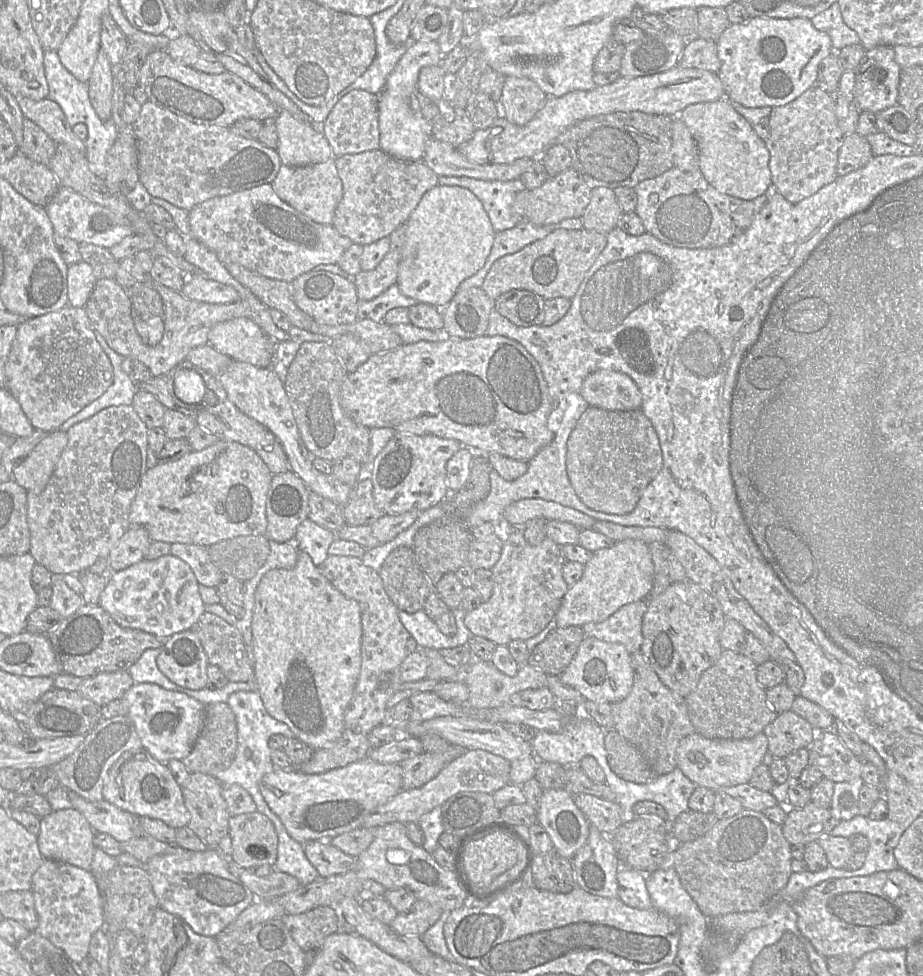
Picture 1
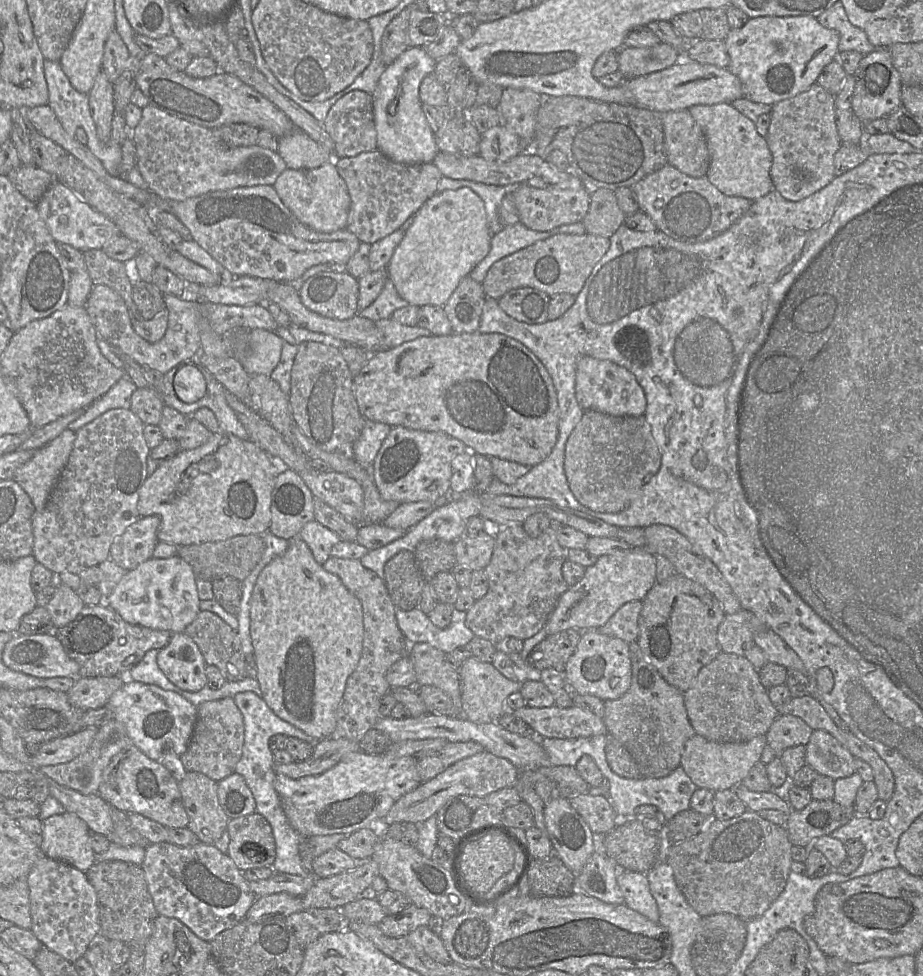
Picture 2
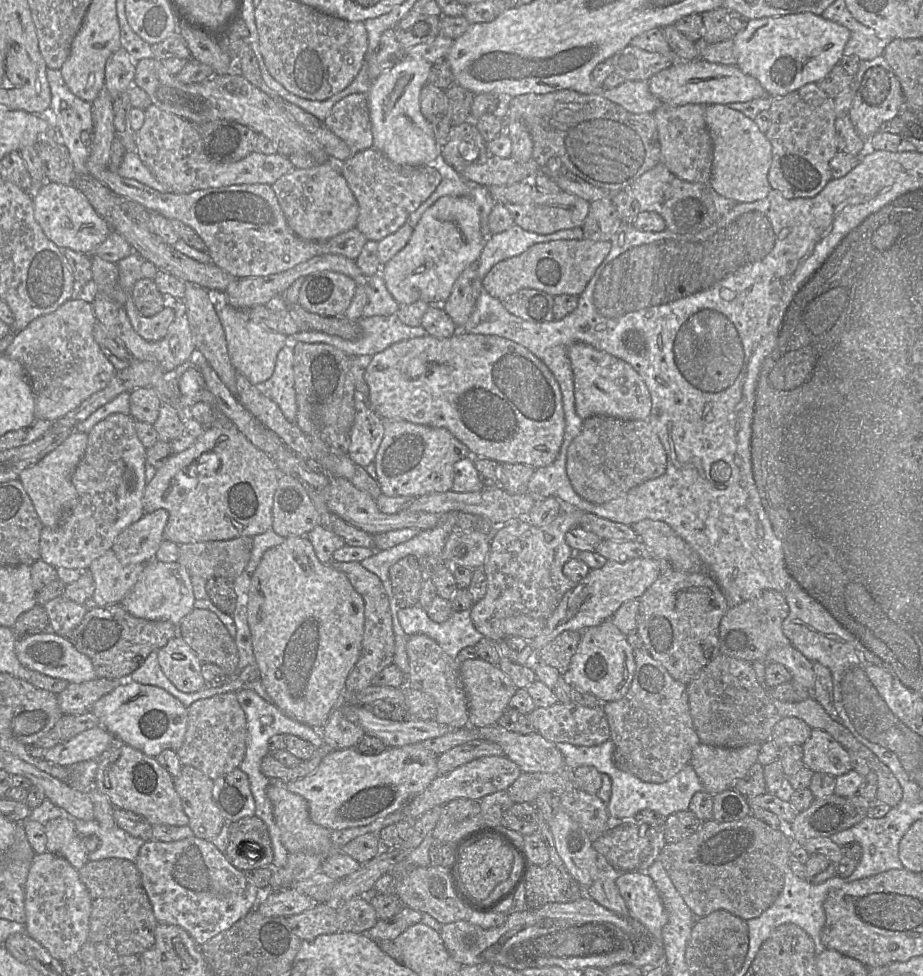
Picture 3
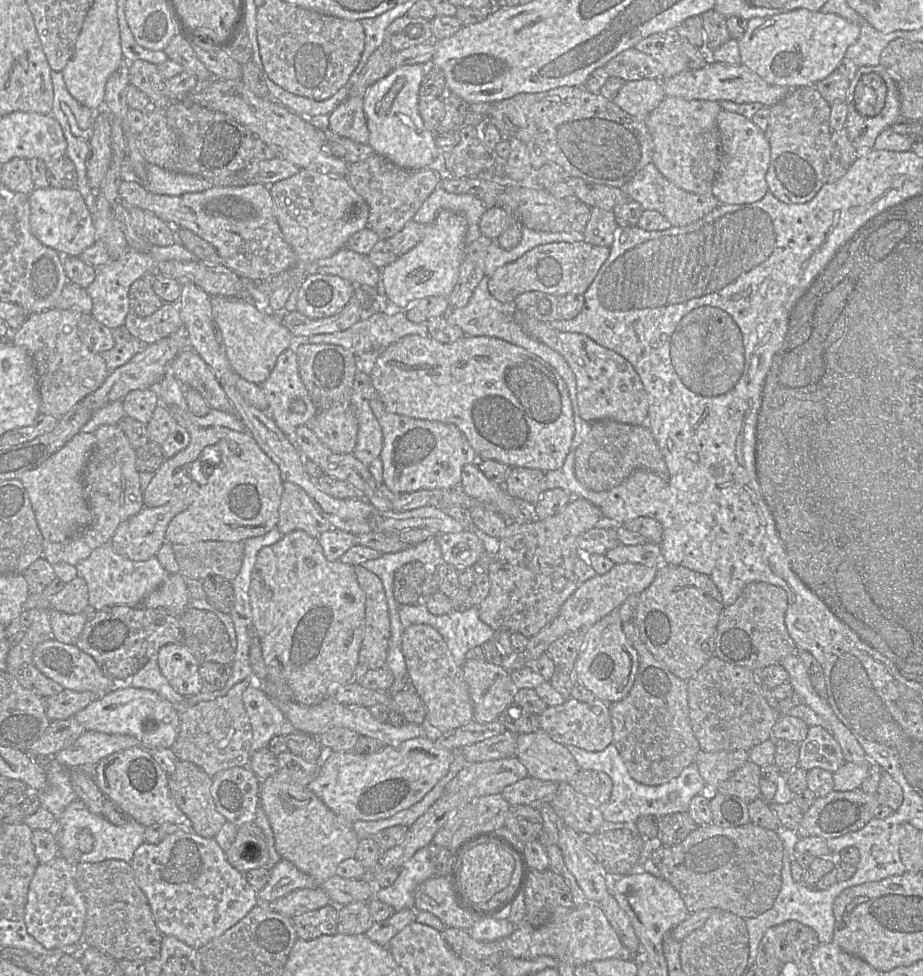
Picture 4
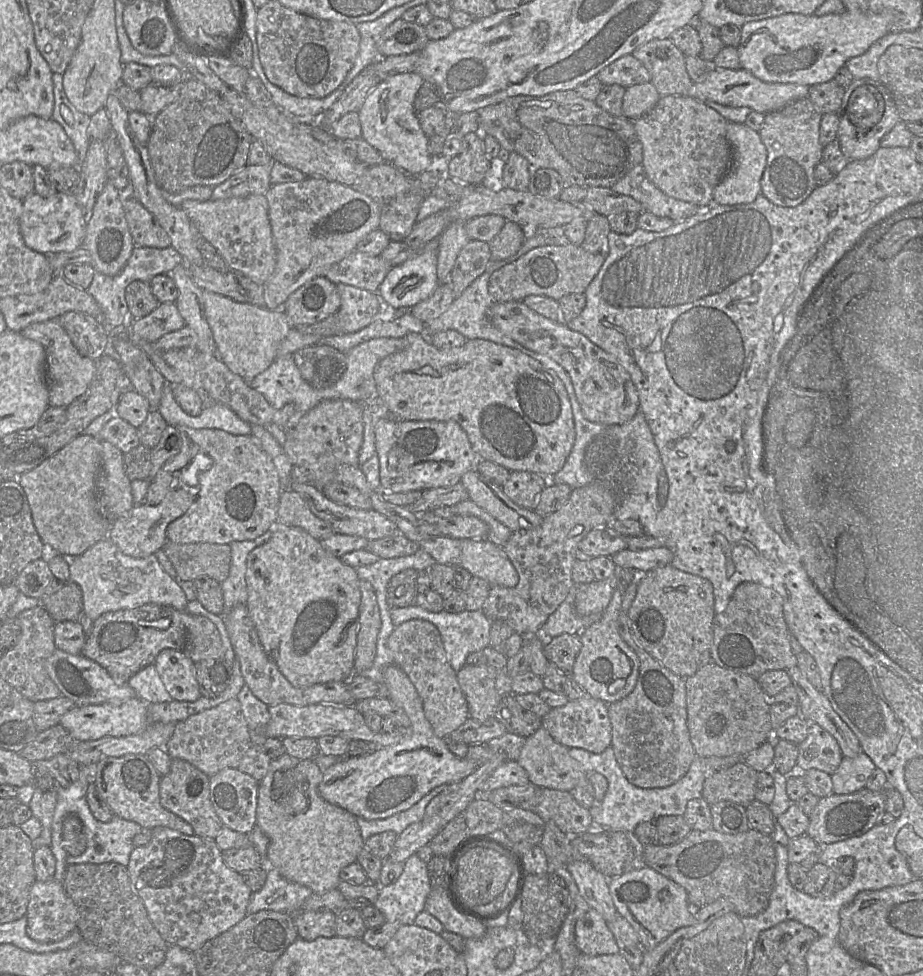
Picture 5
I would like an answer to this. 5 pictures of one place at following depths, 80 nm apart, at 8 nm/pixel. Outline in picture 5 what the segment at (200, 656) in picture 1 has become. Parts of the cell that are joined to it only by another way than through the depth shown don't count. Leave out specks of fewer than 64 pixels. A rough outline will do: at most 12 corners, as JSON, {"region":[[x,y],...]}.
{"region":[[165,648],[154,665],[173,700],[201,697],[195,663]]}

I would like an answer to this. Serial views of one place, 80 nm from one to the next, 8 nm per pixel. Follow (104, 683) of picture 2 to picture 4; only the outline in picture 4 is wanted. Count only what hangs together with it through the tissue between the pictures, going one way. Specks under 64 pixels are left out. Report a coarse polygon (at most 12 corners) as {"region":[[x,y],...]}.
{"region":[[63,689],[44,699],[50,722],[73,717],[103,694]]}

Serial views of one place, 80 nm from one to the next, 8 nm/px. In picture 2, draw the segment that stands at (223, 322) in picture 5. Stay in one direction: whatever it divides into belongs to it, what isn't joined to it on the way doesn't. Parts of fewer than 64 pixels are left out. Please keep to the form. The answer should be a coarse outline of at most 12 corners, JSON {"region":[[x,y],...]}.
{"region":[[247,331],[247,350],[238,357],[249,375],[269,375],[284,340],[274,331]]}

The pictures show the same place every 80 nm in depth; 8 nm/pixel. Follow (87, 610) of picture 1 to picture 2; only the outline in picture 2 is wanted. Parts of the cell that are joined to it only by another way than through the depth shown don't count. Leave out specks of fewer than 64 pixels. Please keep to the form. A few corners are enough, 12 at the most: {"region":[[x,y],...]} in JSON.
{"region":[[104,602],[53,631],[79,676],[125,675],[172,633]]}

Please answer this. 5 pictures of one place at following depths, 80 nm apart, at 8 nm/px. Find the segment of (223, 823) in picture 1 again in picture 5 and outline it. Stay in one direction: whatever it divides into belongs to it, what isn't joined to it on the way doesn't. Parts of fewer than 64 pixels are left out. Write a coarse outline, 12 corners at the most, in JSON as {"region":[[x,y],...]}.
{"region":[[171,760],[161,776],[162,806],[215,839],[223,823],[210,777]]}

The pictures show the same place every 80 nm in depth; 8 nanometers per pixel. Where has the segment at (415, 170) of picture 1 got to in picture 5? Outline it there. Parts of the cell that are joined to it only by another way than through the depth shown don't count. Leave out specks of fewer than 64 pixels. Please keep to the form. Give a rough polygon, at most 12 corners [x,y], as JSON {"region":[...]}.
{"region":[[385,161],[352,186],[379,204],[378,228],[404,241],[427,197]]}

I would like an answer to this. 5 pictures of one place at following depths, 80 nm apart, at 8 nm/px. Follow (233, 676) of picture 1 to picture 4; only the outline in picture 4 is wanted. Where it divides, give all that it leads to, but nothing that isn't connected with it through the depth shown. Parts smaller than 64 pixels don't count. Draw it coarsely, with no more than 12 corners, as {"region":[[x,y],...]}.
{"region":[[211,611],[179,616],[182,643],[199,663],[230,665],[226,627]]}

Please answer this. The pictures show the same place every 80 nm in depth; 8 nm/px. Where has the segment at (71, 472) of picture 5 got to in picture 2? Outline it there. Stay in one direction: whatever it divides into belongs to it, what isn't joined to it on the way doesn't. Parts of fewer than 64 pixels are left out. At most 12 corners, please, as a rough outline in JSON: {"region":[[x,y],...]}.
{"region":[[66,429],[36,450],[13,479],[44,509],[72,451]]}

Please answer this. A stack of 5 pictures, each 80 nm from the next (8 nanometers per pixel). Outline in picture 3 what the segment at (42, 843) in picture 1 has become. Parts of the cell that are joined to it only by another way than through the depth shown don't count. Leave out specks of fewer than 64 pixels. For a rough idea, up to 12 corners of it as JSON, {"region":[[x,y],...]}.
{"region":[[68,814],[45,825],[47,852],[76,870],[88,861]]}

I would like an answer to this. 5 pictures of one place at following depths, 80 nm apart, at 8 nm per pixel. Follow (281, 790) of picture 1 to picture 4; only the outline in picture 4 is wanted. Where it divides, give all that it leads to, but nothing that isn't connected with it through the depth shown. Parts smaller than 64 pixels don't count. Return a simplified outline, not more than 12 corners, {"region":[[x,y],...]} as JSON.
{"region":[[433,737],[326,752],[308,788],[352,823],[391,817],[448,773]]}

